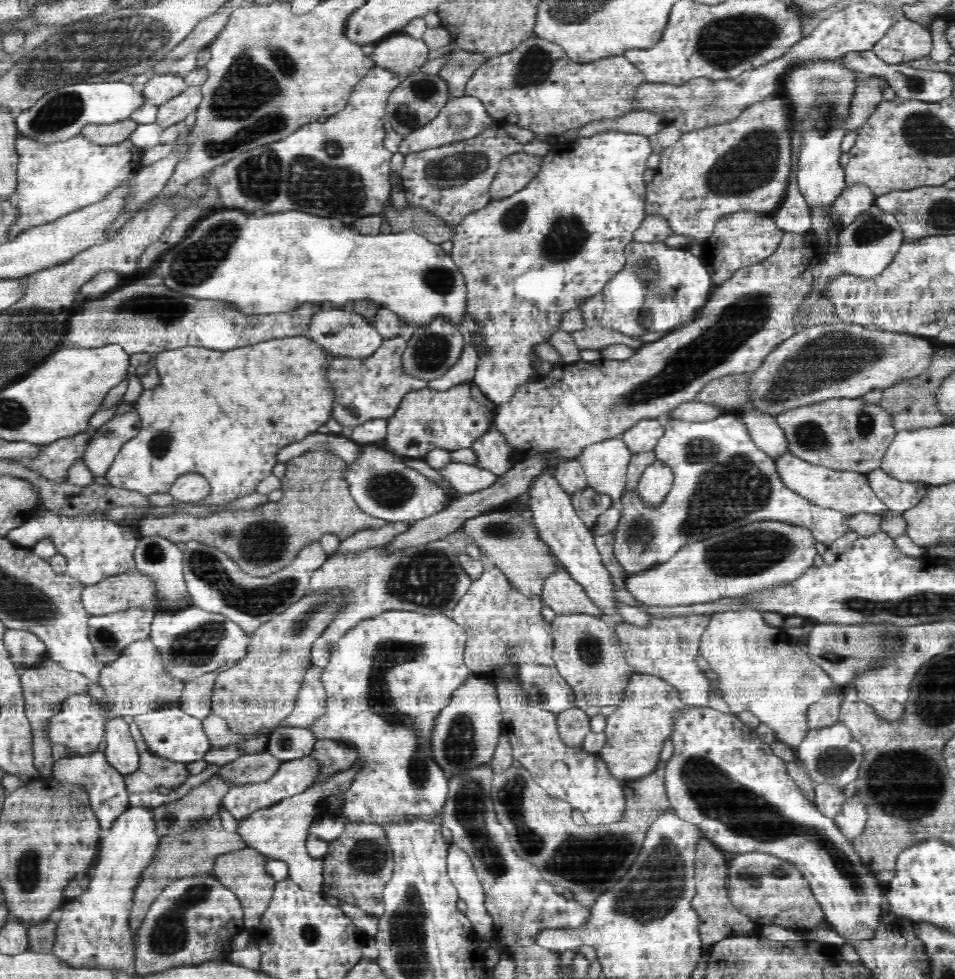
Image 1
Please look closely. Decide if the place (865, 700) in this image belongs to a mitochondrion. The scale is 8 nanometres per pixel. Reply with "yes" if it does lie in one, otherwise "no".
no

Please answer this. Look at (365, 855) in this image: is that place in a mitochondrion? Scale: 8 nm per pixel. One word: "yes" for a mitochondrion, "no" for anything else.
yes

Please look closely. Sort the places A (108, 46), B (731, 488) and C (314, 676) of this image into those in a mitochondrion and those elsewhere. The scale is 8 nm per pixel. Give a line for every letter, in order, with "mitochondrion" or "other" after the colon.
A: mitochondrion
B: mitochondrion
C: other

